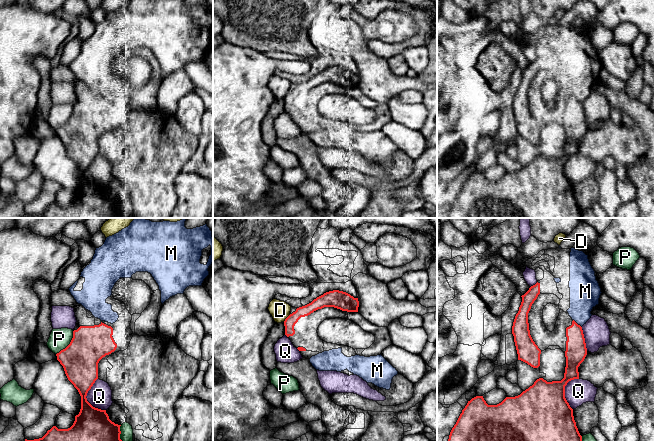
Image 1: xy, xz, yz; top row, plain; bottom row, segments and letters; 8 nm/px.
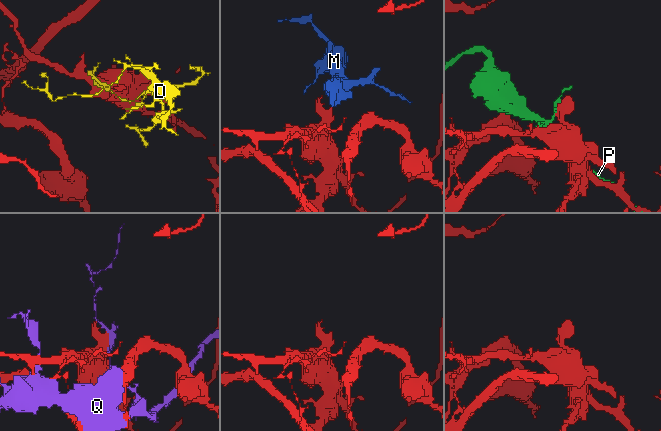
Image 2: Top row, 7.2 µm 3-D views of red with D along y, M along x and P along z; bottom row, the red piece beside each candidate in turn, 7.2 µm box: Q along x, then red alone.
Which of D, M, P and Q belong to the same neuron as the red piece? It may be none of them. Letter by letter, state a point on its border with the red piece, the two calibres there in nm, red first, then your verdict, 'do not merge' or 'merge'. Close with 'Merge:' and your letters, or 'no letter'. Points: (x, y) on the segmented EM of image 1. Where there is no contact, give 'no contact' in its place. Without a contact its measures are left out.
D: xz (286, 318) | 90/160 nm | do not merge
M: yz (576, 323) | 170/240 nm | merge
P: xy (69, 344) | 300/170 nm | do not merge
Q: xy (86, 398) | 320/190 nm | do not merge
Merge: M

